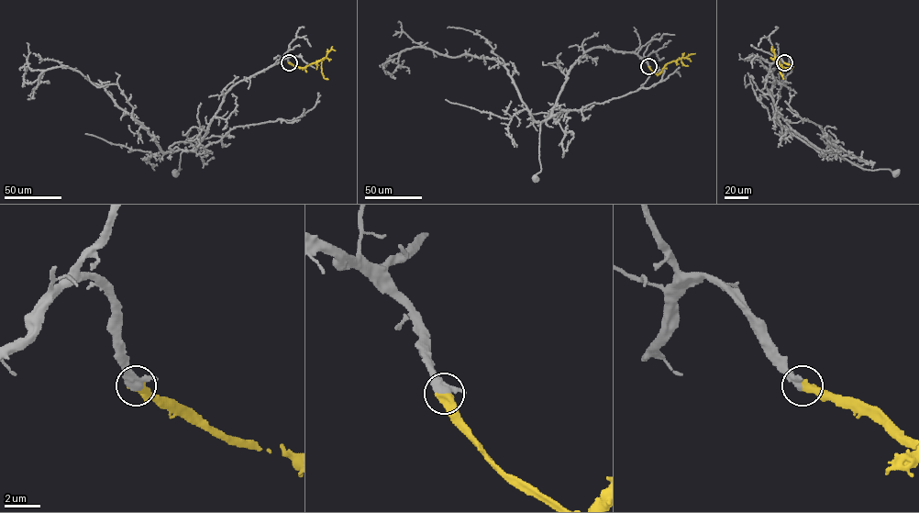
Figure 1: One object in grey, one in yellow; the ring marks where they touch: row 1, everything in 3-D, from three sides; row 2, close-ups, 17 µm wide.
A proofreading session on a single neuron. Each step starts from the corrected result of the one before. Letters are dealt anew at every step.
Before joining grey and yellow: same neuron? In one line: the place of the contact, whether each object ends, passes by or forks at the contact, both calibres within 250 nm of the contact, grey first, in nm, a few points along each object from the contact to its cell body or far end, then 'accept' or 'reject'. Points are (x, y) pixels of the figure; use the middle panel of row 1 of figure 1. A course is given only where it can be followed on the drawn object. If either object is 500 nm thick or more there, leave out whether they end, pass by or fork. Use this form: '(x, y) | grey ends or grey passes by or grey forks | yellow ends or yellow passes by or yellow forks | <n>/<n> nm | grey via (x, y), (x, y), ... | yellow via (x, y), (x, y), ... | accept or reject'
(648, 66) | 600/550 nm | grey via (648, 66), (633, 52), (595, 47), (585, 52), (570, 68), (552, 115), (541, 122), (541, 171), (534, 178) | yellow via (648, 66), (658, 74), (669, 63), (680, 59), (688, 65) | accept

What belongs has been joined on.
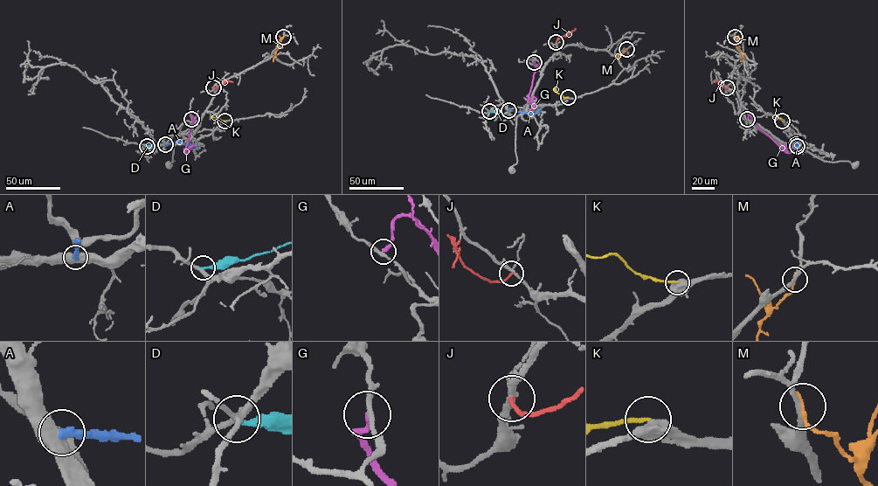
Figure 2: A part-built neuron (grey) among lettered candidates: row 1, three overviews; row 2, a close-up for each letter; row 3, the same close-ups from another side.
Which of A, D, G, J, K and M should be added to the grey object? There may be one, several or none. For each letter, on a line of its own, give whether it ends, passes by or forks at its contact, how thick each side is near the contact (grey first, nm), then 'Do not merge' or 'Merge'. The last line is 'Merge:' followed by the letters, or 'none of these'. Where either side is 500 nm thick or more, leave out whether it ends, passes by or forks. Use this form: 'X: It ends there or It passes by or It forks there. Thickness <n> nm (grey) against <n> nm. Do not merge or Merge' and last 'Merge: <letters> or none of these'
A: It ends there. Thickness 440 nm (grey) against 320 nm. Do not merge
D: It ends there. Thickness 280 nm (grey) against 220 nm. Do not merge
G: It ends there. Thickness 200 nm (grey) against 260 nm. Do not merge
J: It ends there. Thickness 240 nm (grey) against 160 nm. Do not merge
K: It ends there. Thickness 440 nm (grey) against 160 nm. Do not merge
M: It ends there. Thickness 240 nm (grey) against 180 nm. Do not merge
Merge: none of these

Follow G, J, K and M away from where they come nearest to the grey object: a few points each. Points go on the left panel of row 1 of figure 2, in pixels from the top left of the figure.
G: (191, 119), (191, 115), (193, 122), (186, 147), (190, 149), (186, 153)
J: (213, 87), (231, 82)
K: (224, 121), (211, 115)
M: (283, 37), (273, 61)

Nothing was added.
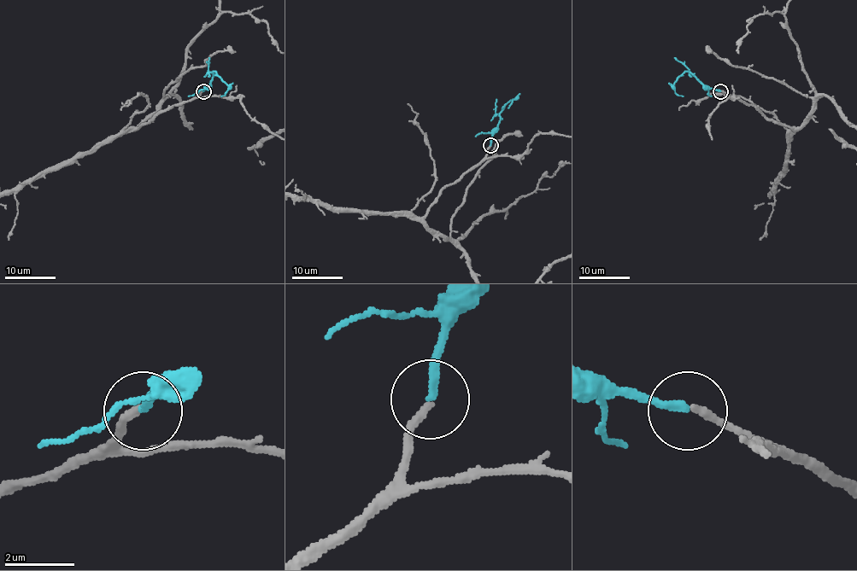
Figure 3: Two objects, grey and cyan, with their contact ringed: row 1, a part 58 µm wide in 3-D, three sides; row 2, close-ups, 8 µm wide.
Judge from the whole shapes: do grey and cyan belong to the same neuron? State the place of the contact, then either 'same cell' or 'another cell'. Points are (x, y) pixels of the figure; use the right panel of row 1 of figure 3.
at (720, 91); same cell

